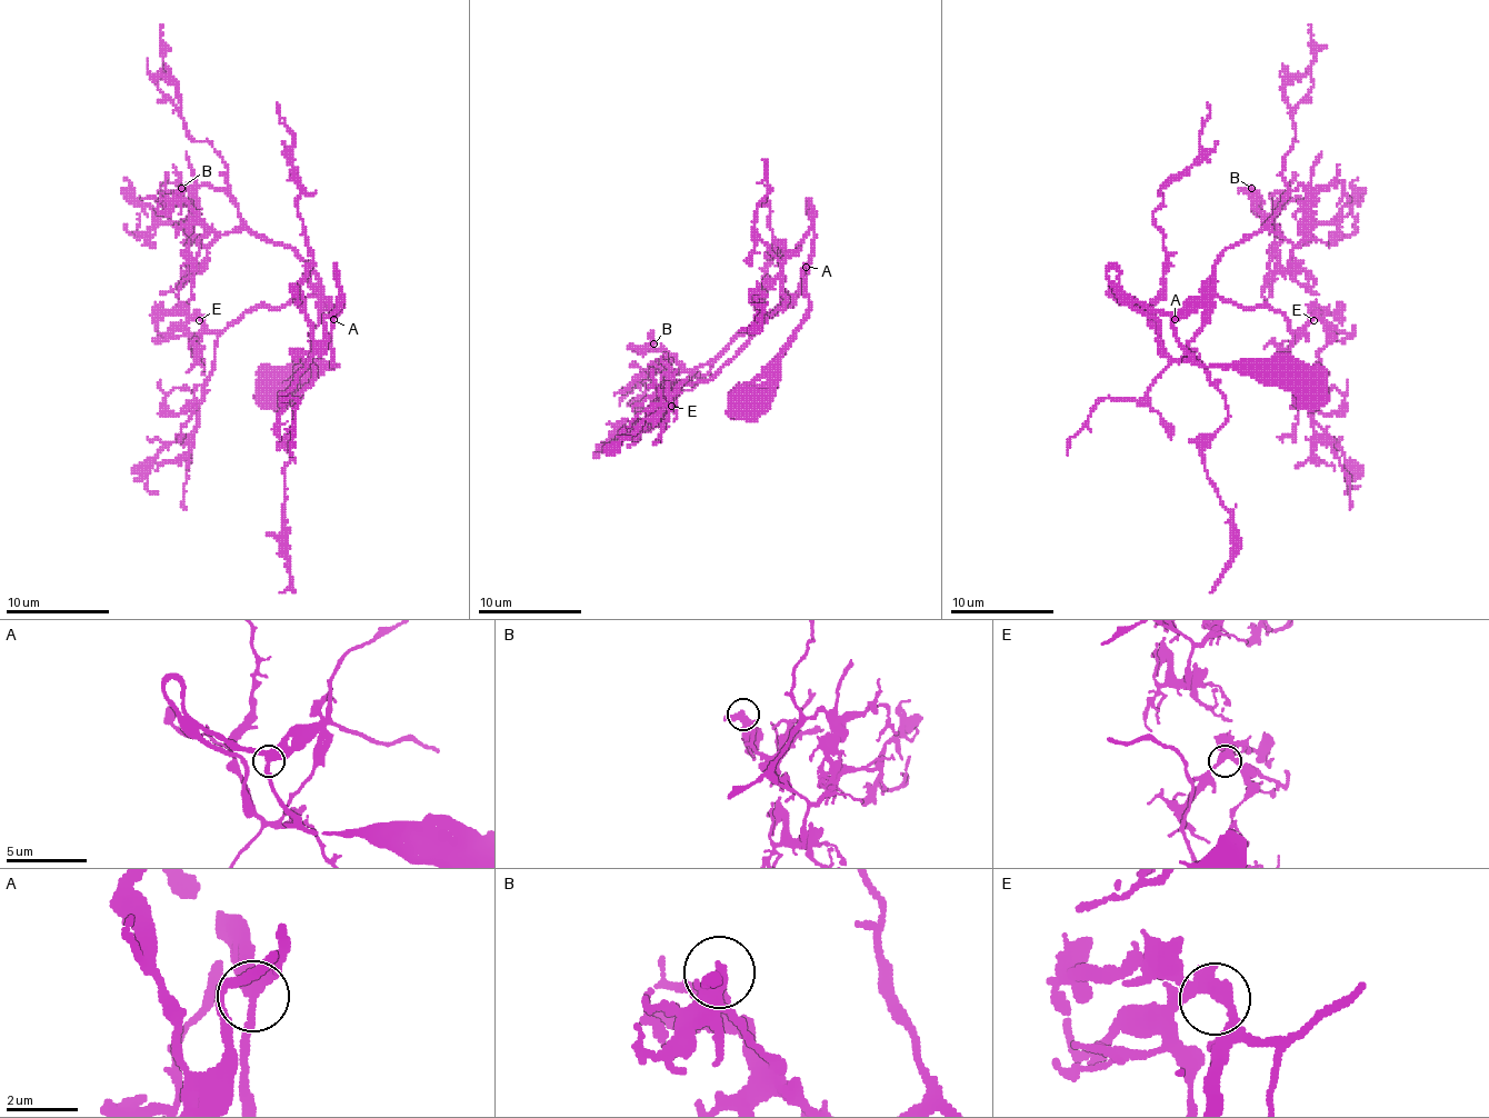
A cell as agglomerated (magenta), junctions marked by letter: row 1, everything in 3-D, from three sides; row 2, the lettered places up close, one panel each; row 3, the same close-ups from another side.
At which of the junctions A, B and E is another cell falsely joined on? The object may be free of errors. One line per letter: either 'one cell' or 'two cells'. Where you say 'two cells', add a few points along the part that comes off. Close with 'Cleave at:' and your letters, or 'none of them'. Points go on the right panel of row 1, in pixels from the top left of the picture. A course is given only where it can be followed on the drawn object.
A: one cell
B: one cell
E: one cell
Cleave at: none of them

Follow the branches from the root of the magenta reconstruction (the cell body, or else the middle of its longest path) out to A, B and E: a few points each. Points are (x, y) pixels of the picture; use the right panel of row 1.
A: (1313, 390), (1319, 385), (1282, 385), (1230, 367), (1205, 367), (1179, 341), (1173, 320)
B: (1313, 390), (1205, 367), (1176, 336), (1173, 322), (1207, 291), (1218, 258), (1277, 232), (1251, 188)
E: (1313, 390), (1319, 385), (1205, 367), (1173, 326), (1212, 297), (1272, 307), (1290, 330), (1313, 320)

